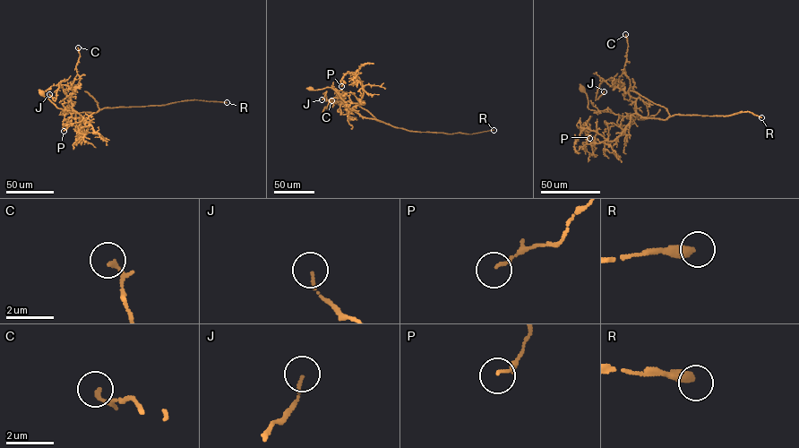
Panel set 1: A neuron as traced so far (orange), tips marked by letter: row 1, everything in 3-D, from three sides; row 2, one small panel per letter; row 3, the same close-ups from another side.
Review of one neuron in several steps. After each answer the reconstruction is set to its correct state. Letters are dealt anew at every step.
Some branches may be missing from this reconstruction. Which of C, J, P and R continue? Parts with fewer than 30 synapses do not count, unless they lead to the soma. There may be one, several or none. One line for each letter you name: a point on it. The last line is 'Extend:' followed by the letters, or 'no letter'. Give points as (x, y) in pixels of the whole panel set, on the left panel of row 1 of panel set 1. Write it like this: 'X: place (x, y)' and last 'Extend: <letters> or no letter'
R: place (227, 102)
Extend: R

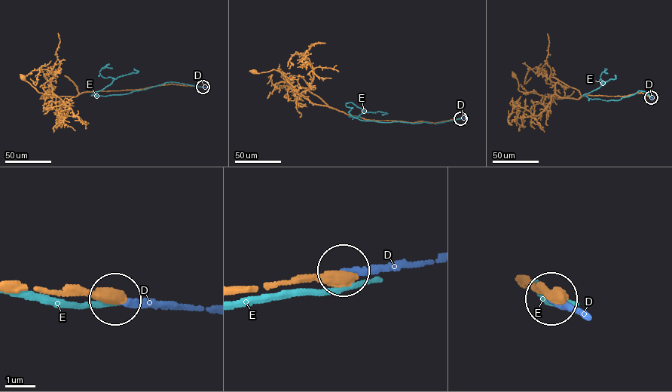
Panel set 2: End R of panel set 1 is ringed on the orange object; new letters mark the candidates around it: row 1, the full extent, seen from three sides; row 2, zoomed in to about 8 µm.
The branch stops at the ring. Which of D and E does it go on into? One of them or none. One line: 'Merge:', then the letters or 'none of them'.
Merge: D

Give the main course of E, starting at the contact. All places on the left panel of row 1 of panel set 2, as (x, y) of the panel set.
E: (202, 87), (166, 82), (125, 94), (91, 96), (111, 84), (114, 78), (104, 78), (99, 71), (112, 68)

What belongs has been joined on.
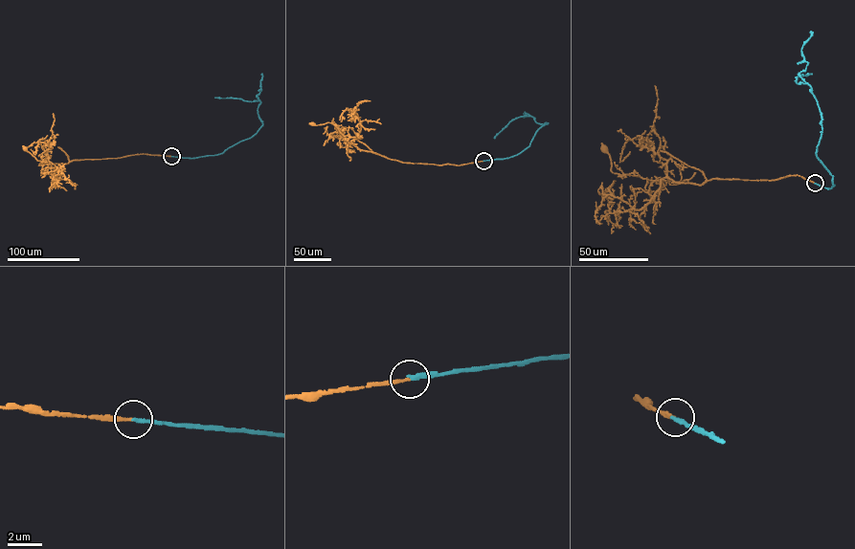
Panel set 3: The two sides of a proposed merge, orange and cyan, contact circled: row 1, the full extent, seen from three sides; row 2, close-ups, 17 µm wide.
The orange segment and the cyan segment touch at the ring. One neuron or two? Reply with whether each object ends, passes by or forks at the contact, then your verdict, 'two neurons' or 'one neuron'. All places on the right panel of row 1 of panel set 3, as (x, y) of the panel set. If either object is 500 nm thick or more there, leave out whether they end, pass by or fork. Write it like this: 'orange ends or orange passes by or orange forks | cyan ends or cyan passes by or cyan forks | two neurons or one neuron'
orange ends | cyan ends | one neuron

